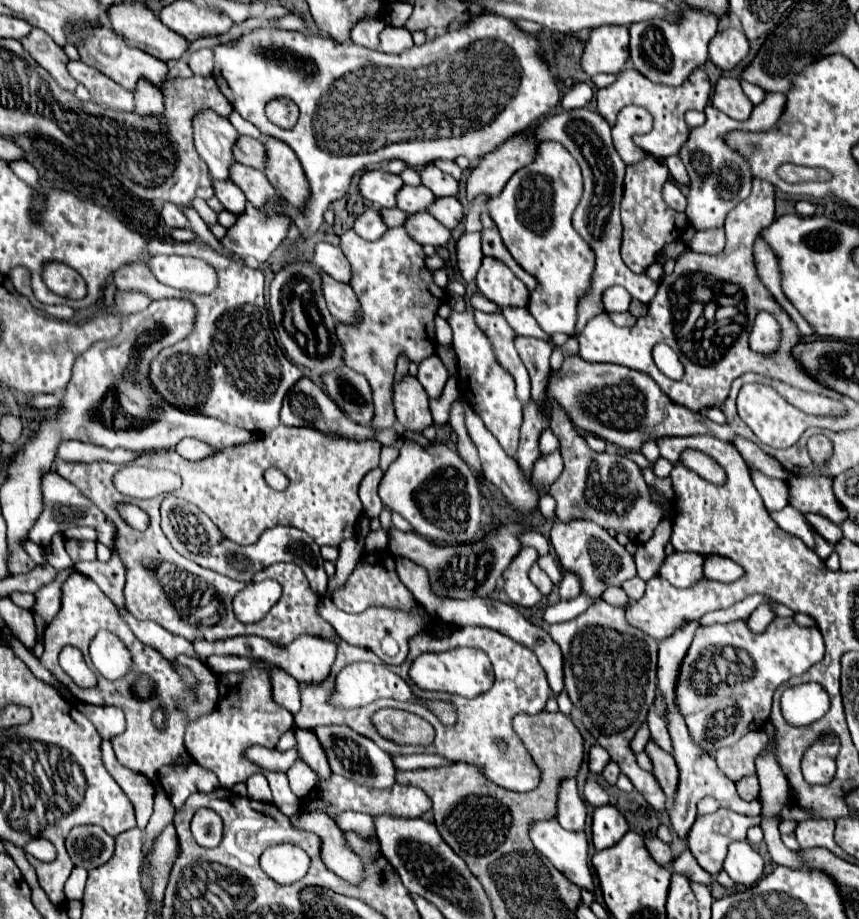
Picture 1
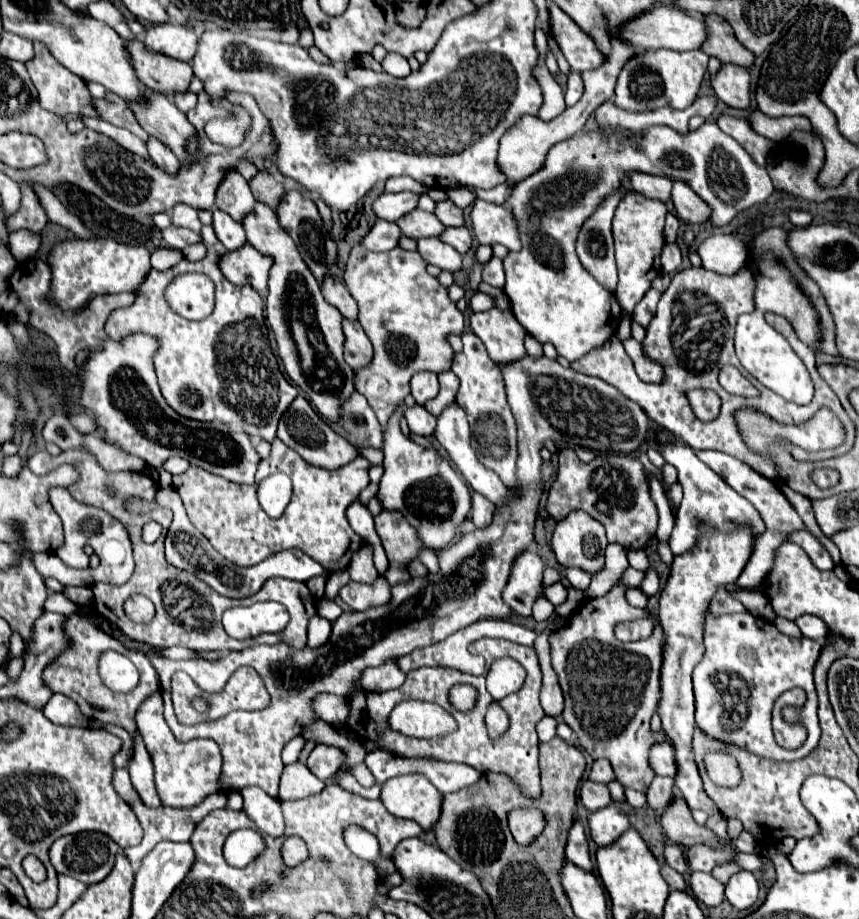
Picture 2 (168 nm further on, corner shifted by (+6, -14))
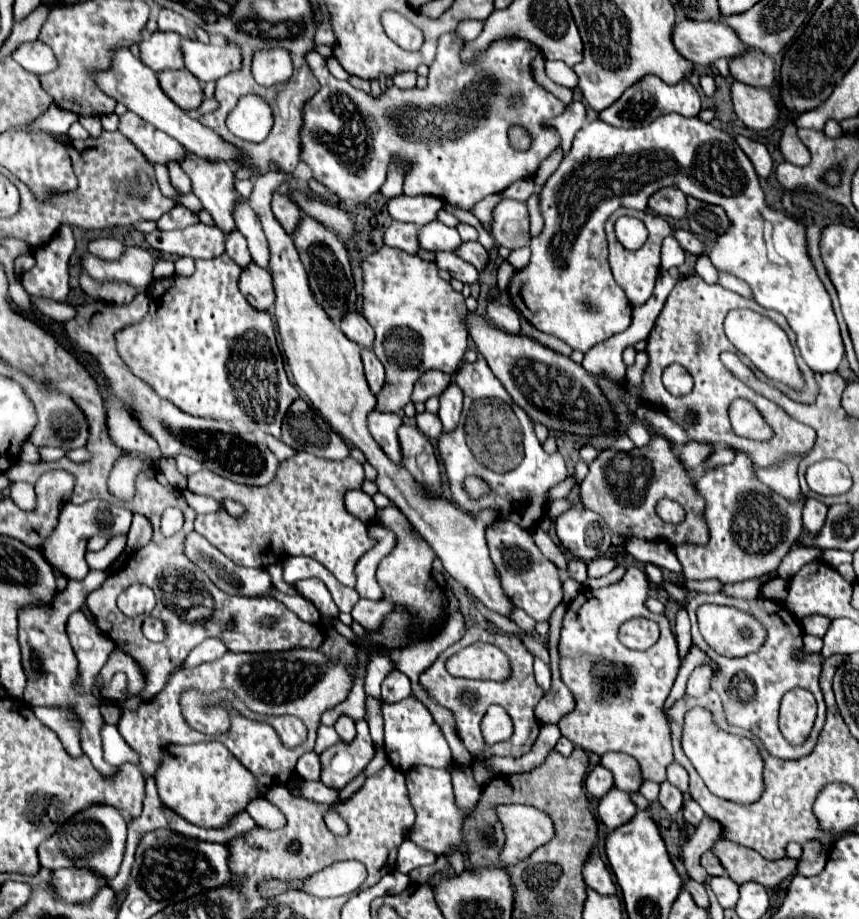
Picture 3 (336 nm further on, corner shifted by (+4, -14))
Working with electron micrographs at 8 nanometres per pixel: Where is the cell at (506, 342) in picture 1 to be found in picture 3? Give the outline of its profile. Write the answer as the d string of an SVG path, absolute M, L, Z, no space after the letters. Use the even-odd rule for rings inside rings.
M498 302L488 304L488 320L496 324L496 328L510 332L510 334L520 334L520 318L514 308L502 306Z

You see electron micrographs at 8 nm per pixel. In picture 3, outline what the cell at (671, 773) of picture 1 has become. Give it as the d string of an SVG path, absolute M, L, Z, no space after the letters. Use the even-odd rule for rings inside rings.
M720 840L716 842L712 852L720 858L726 874L736 884L758 882L766 888L772 888L784 878L798 874L798 860L766 860L758 852L752 852L736 842Z

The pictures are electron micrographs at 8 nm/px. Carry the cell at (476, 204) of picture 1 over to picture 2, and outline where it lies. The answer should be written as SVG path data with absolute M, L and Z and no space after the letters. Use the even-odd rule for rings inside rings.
M476 200L472 204L470 220L472 220L472 234L478 240L478 244L500 242L508 250L520 250L516 222L506 208L486 200Z

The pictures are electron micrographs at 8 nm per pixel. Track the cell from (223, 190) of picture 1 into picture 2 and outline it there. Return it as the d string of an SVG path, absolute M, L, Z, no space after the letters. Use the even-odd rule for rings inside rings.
M218 208L212 210L212 216L214 216L212 226L216 230L216 236L226 246L226 250L236 250L246 242L246 234L244 234L242 224L238 224L234 218L226 216L226 212L222 212Z

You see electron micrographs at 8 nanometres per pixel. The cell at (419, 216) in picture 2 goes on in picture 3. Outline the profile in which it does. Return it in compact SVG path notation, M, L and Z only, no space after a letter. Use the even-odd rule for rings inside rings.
M434 220L420 228L420 246L428 252L454 252L462 244L456 228L448 228Z

